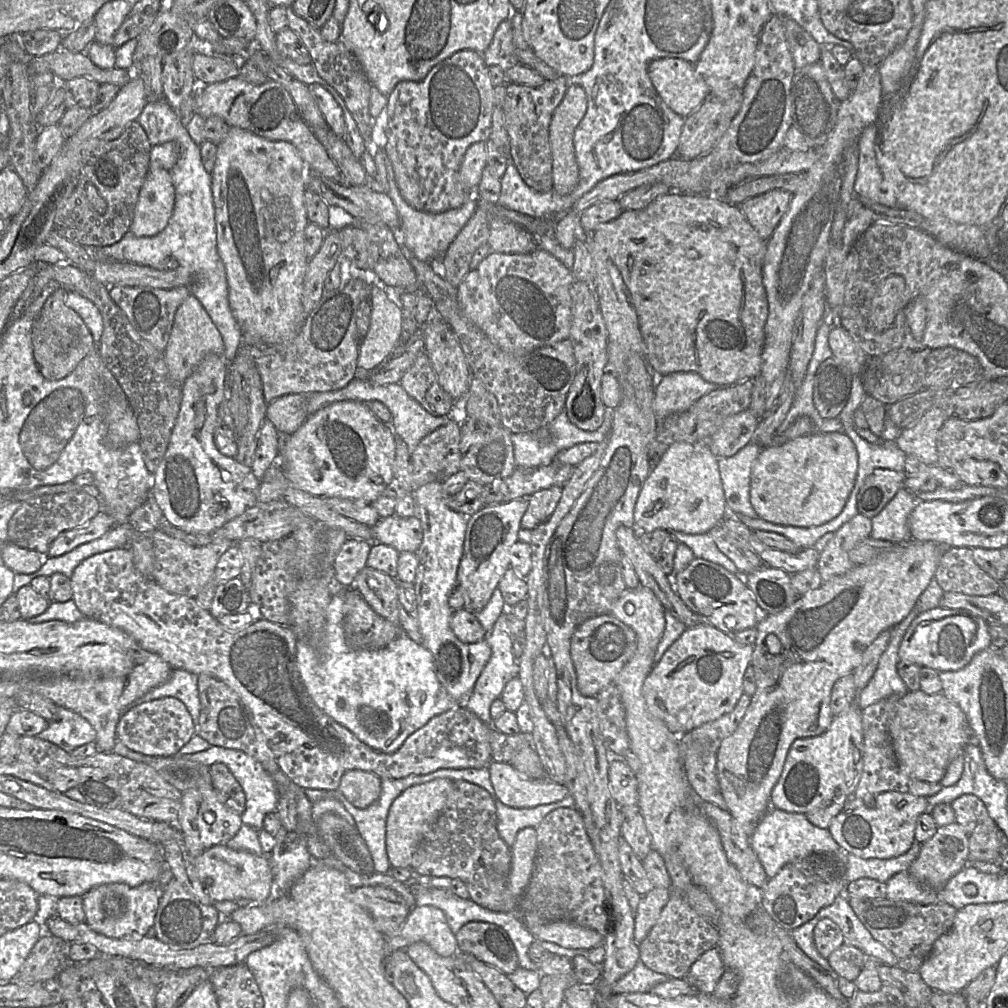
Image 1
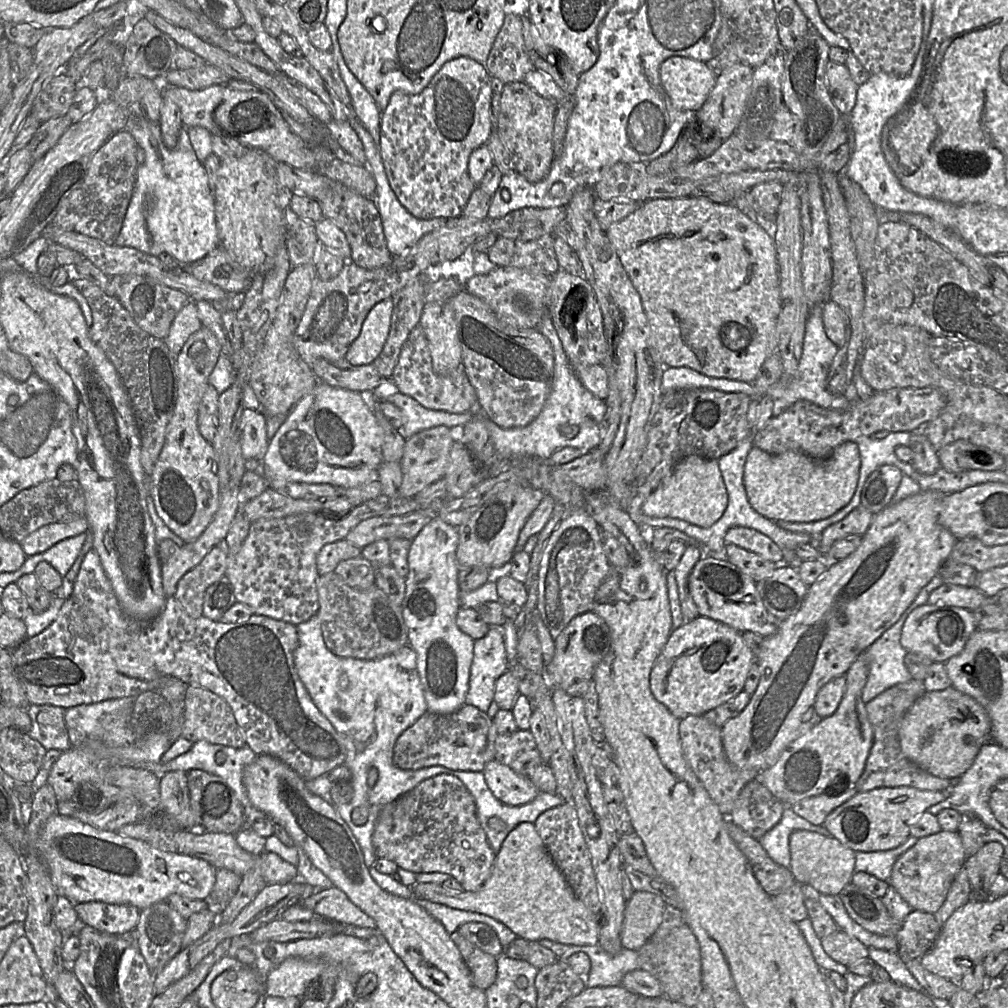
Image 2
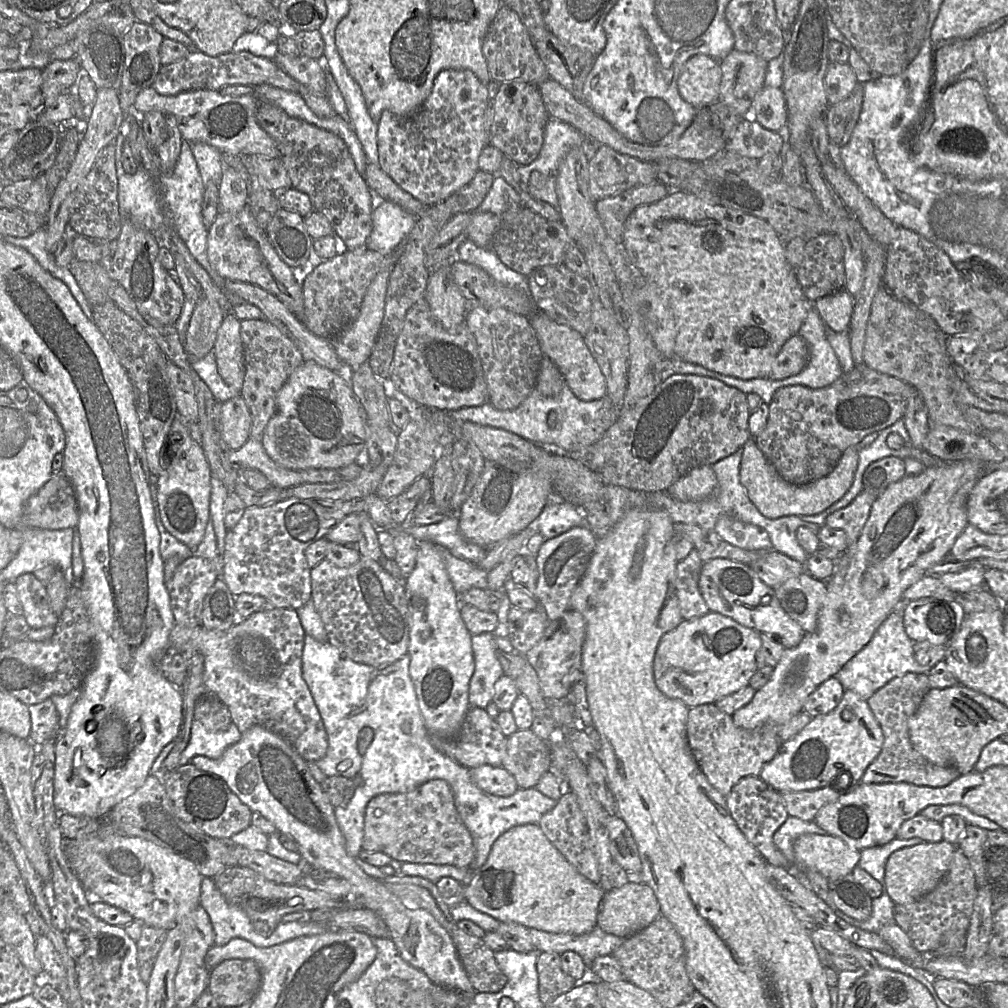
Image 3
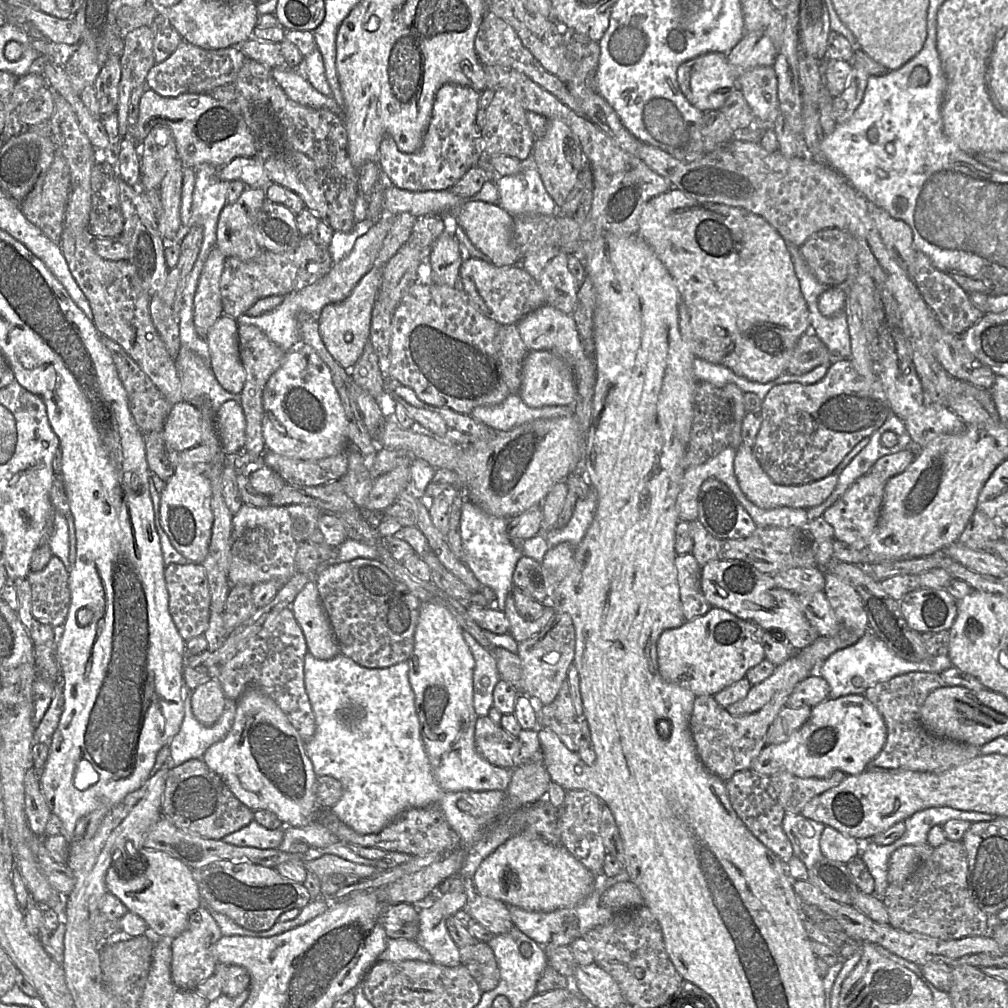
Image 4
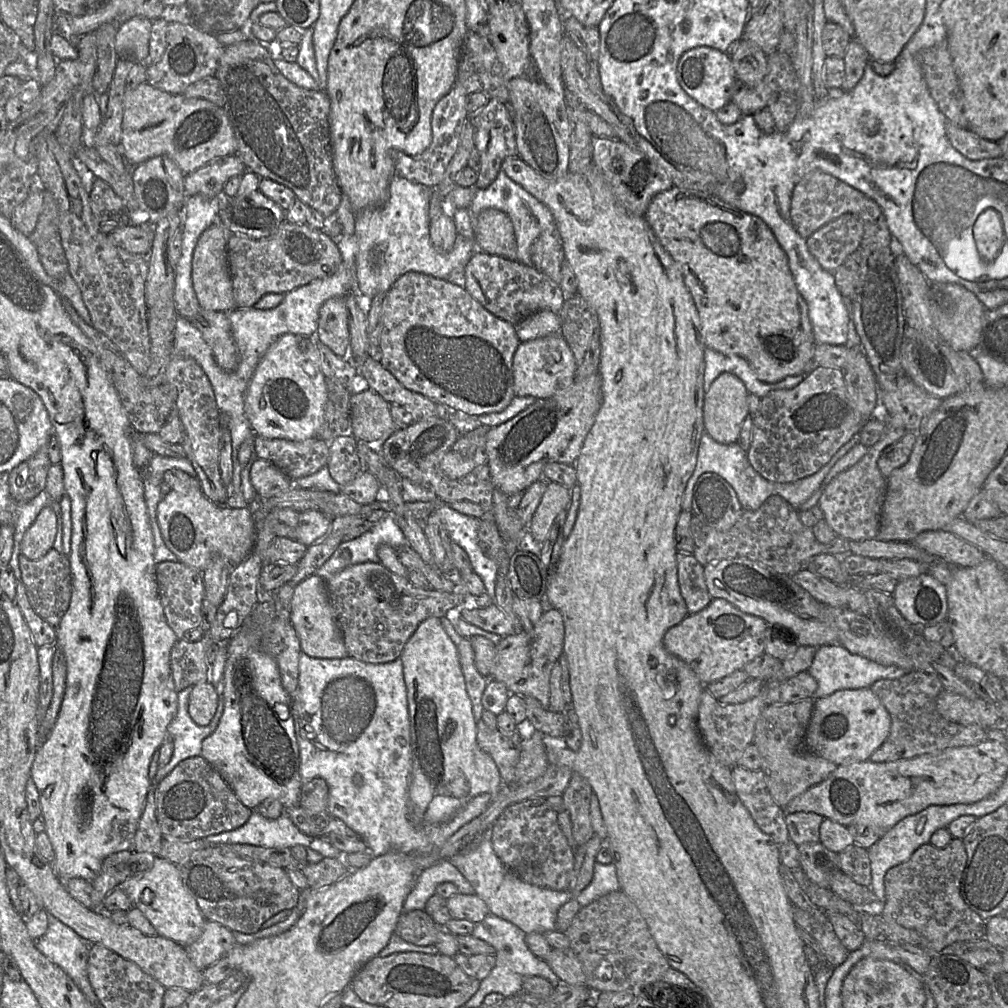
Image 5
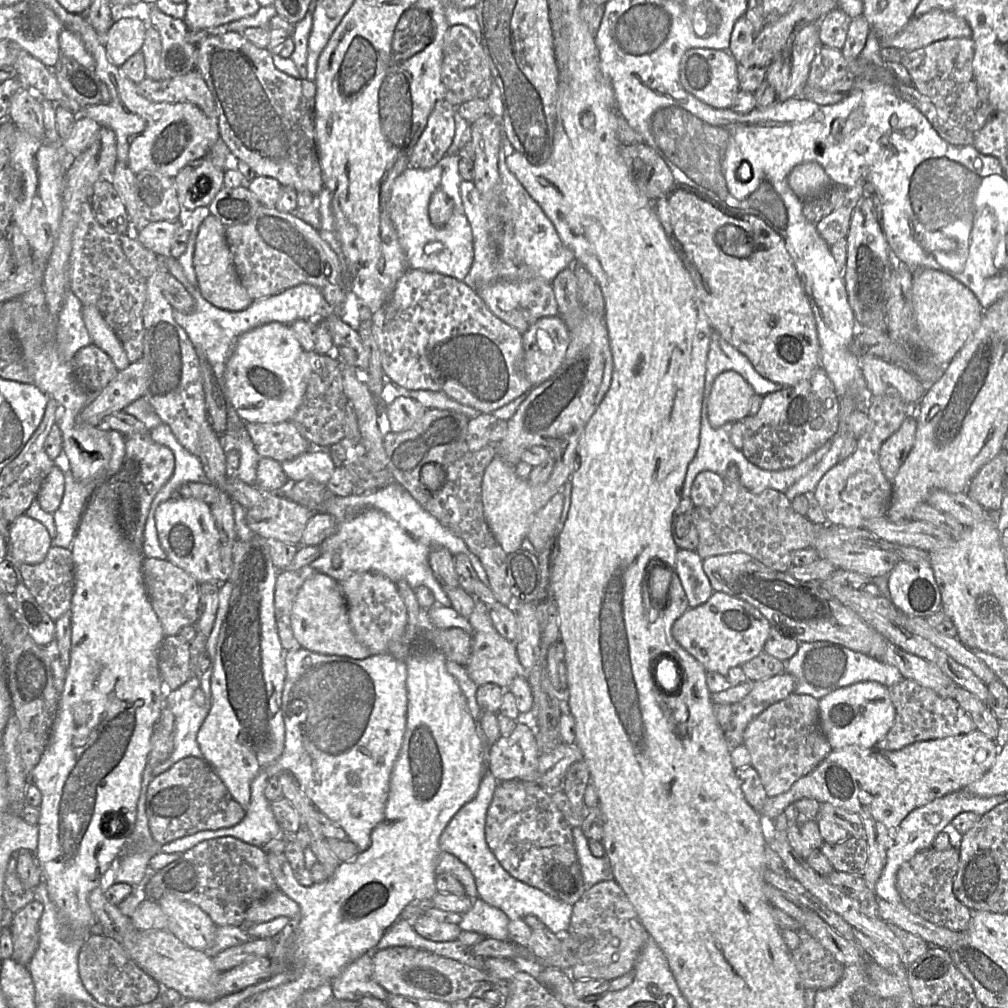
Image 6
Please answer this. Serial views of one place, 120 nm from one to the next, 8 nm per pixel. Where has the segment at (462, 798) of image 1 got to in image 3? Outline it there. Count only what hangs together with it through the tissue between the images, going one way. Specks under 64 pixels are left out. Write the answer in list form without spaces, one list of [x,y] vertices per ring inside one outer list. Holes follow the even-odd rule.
[[[442,779],[427,781],[405,793],[381,794],[367,805],[362,850],[382,852],[401,863],[469,867],[475,856],[470,832],[455,806],[454,794]]]

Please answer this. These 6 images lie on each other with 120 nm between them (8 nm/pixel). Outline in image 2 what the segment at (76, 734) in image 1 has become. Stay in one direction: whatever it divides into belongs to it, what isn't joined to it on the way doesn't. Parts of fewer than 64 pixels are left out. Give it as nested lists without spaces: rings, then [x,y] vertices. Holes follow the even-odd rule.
[[[30,705],[27,709],[31,719],[28,734],[47,751],[67,751],[73,746],[65,726],[65,709],[54,705]]]

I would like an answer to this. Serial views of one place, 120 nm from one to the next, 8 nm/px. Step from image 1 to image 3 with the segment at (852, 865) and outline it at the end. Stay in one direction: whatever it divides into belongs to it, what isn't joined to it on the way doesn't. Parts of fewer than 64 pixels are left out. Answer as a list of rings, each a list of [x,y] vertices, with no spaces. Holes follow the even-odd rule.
[[[919,837],[910,839],[894,838],[886,844],[865,848],[861,850],[858,865],[878,880],[882,884],[884,891],[886,891],[885,870],[890,855],[901,848],[923,842],[924,840]]]

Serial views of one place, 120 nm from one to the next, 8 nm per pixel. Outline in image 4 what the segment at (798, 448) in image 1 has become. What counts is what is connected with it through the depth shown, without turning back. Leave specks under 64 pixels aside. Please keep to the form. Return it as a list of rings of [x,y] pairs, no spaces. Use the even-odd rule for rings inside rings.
[[[744,444],[737,448],[734,459],[734,471],[738,484],[747,499],[759,508],[767,510],[778,507],[809,509],[818,506],[833,492],[839,477],[839,474],[832,473],[820,480],[798,486],[775,484],[761,468],[752,447]]]

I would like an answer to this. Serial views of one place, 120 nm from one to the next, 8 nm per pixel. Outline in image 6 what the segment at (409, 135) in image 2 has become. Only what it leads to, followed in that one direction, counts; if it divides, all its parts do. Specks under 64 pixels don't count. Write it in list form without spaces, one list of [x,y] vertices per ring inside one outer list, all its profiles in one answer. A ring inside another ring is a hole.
[[[446,99],[437,101],[410,155],[409,168],[429,169],[442,160],[454,138],[455,111]]]

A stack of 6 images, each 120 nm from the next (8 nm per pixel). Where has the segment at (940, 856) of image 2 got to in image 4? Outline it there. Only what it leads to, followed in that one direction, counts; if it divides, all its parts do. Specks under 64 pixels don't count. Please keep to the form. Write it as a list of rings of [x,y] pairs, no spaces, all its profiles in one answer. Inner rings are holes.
[[[928,843],[905,845],[895,850],[888,862],[888,883],[902,884],[933,851]]]

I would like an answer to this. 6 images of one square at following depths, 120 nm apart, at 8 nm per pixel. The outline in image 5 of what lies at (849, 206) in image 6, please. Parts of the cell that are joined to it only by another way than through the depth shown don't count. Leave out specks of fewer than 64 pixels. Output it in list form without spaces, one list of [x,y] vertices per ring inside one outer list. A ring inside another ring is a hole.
[[[846,213],[813,232],[806,244],[822,268],[834,273],[849,255],[860,248],[863,234],[861,218]]]

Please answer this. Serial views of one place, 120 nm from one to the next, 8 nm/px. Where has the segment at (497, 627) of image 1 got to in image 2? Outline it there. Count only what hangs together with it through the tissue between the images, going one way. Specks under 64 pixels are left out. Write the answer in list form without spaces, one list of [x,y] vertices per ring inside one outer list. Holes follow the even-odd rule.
[[[490,626],[486,635],[474,642],[469,686],[465,696],[465,704],[474,706],[483,712],[487,712],[490,703],[494,701],[496,680],[509,668],[504,638],[496,627],[500,626]]]

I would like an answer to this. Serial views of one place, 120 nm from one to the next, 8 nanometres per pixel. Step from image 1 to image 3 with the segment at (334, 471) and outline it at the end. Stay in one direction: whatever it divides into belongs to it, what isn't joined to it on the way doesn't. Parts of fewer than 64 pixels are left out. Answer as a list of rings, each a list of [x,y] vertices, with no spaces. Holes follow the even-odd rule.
[[[304,361],[277,396],[277,410],[268,423],[262,445],[278,465],[294,471],[337,469],[357,462],[367,447],[367,417],[351,383],[343,375]]]

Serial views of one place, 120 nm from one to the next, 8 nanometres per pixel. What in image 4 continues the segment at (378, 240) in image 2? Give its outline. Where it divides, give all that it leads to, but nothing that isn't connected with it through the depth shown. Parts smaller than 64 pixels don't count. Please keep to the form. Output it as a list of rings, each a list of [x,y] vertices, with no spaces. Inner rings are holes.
[[[250,58],[238,72],[233,85],[236,93],[234,102],[255,141],[255,157],[262,163],[271,181],[297,193],[306,208],[333,231],[350,232],[356,224],[354,208],[359,196],[359,175],[348,155],[347,131],[342,116],[291,100],[273,78],[271,69]]]

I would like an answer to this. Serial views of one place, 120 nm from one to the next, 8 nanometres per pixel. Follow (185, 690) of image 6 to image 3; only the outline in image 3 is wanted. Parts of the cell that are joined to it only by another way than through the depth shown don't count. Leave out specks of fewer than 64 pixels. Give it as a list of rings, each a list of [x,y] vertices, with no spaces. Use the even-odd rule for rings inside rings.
[[[193,719],[190,741],[181,754],[179,766],[190,763],[195,756],[217,759],[241,737],[242,733],[234,723],[223,731],[214,732],[207,730],[201,722]]]

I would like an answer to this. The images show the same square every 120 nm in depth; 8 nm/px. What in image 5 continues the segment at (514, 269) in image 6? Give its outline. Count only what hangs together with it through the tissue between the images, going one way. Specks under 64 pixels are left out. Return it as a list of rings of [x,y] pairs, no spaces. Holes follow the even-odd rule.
[[[501,169],[496,179],[487,188],[478,189],[476,187],[475,195],[468,209],[471,224],[472,220],[474,221],[480,212],[488,208],[498,209],[509,216],[513,223],[517,243],[516,260],[522,264],[533,266],[531,260],[531,247],[533,243],[542,232],[555,223],[549,208],[519,184],[511,180]]]

